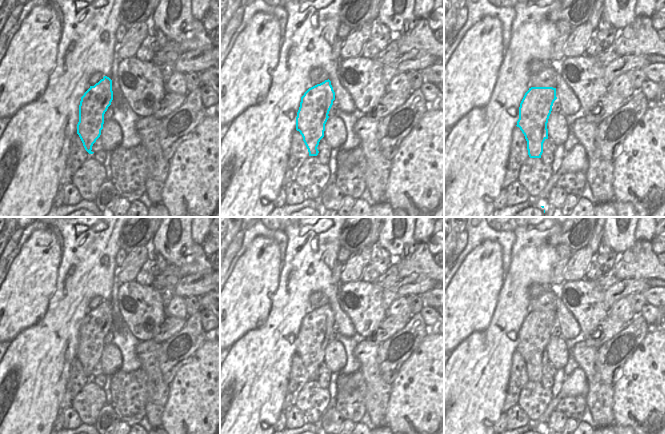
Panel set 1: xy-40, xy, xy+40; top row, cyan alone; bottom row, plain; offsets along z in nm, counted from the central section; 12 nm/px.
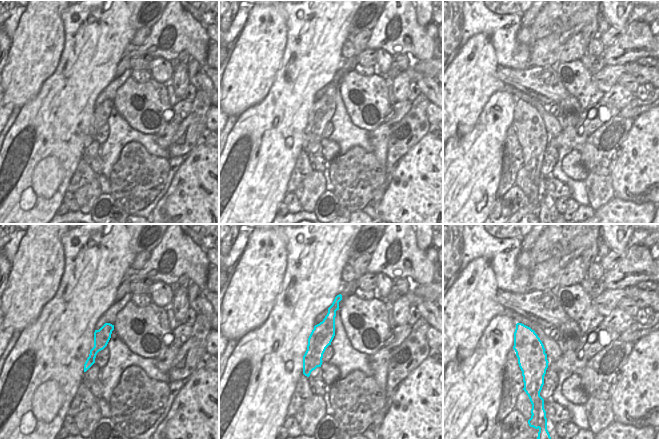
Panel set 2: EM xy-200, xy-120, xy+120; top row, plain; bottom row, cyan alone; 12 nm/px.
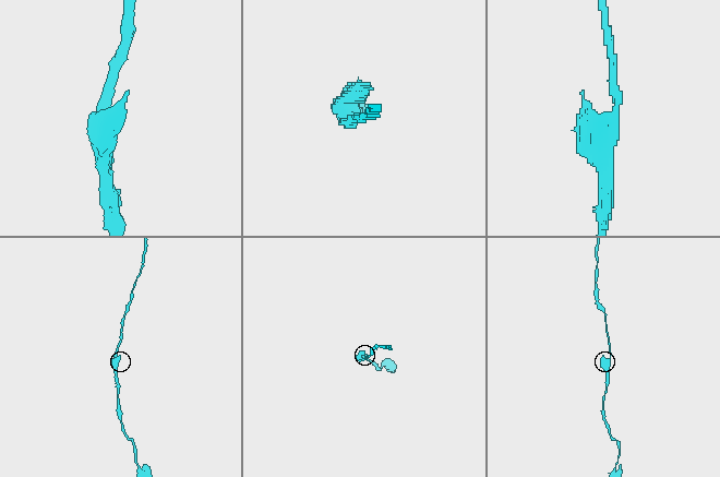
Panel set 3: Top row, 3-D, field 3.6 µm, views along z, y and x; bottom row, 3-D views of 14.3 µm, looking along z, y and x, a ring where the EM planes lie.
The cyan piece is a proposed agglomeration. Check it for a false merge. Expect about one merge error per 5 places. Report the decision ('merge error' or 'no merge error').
merge error

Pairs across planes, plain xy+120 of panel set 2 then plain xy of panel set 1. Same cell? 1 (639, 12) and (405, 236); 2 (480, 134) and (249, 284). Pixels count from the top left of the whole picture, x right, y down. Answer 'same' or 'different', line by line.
1: different
2: different

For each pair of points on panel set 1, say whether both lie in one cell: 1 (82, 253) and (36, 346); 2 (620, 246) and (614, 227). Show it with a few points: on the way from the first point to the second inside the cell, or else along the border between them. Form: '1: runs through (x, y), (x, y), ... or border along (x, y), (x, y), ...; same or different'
1: runs through (82, 276), (59, 323); same
2: runs through (619, 241), (617, 232); same

